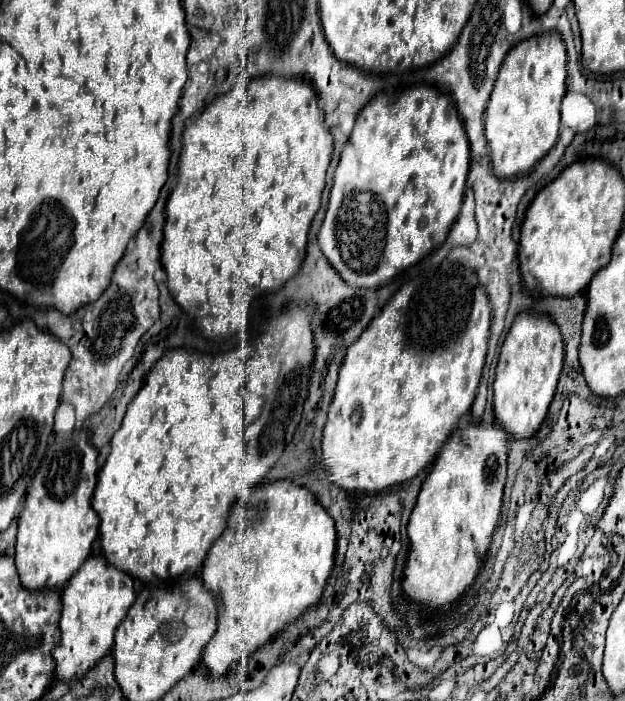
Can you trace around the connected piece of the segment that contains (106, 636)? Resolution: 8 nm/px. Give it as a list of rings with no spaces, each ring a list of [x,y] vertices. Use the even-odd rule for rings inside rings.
[[[89,556],[67,582],[67,586],[63,586],[61,600],[61,642],[53,652],[57,664],[55,676],[63,680],[75,680],[95,666],[95,662],[99,662],[107,652],[111,652],[113,632],[135,600],[133,578],[127,572],[109,566],[103,556]]]

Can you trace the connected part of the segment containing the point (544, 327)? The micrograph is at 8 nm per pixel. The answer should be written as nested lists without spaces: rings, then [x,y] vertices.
[[[535,312],[517,314],[501,346],[497,374],[493,382],[495,418],[509,436],[531,438],[541,426],[547,408],[553,400],[557,380],[561,376],[563,354],[565,354],[563,336],[559,334],[559,326],[551,322],[551,318]]]

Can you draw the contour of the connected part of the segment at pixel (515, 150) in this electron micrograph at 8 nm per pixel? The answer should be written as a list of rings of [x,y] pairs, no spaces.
[[[551,30],[531,36],[509,50],[485,110],[487,144],[499,178],[525,176],[555,146],[559,136],[559,106],[567,90],[565,78],[567,48],[559,32]]]

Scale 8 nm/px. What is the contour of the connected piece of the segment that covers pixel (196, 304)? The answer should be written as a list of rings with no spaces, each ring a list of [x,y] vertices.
[[[261,76],[253,78],[245,88],[233,88],[227,94],[217,96],[211,104],[207,104],[199,114],[191,116],[185,124],[181,136],[181,154],[179,154],[179,170],[177,170],[177,186],[173,188],[167,200],[167,222],[165,222],[165,238],[163,238],[163,268],[167,272],[167,286],[175,302],[197,322],[205,338],[225,338],[247,330],[249,326],[249,304],[261,292],[277,292],[289,278],[293,278],[305,258],[307,232],[313,216],[321,204],[321,192],[325,188],[325,174],[333,154],[333,136],[325,128],[323,110],[317,106],[317,94],[311,82],[305,76]]]

